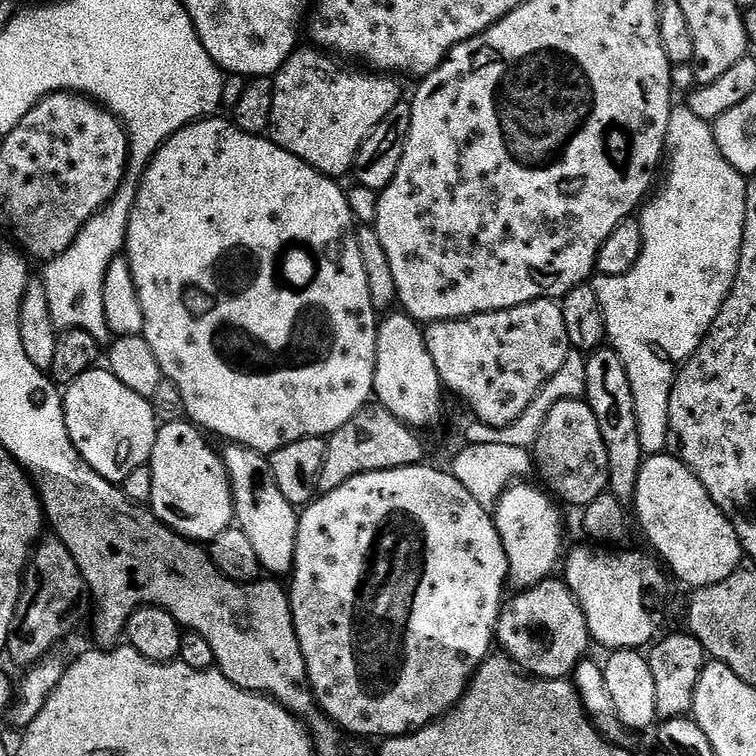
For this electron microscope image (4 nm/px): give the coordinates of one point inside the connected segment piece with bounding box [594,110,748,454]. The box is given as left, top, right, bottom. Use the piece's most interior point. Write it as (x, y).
(655, 315)

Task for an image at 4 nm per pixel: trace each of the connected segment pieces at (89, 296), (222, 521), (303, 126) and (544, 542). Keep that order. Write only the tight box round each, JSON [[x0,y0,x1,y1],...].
[[42,191,133,346],[146,419,236,542],[268,46,401,178],[494,484,564,590]]

